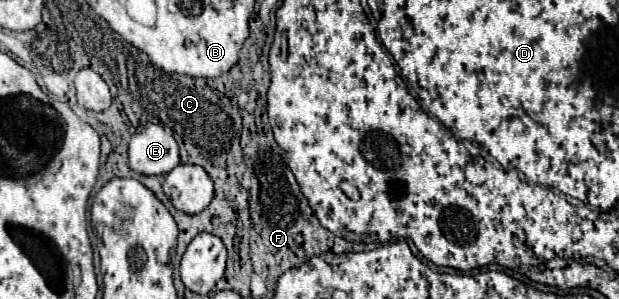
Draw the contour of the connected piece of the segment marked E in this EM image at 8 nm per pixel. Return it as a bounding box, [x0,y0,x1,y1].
[129,123,179,175]

